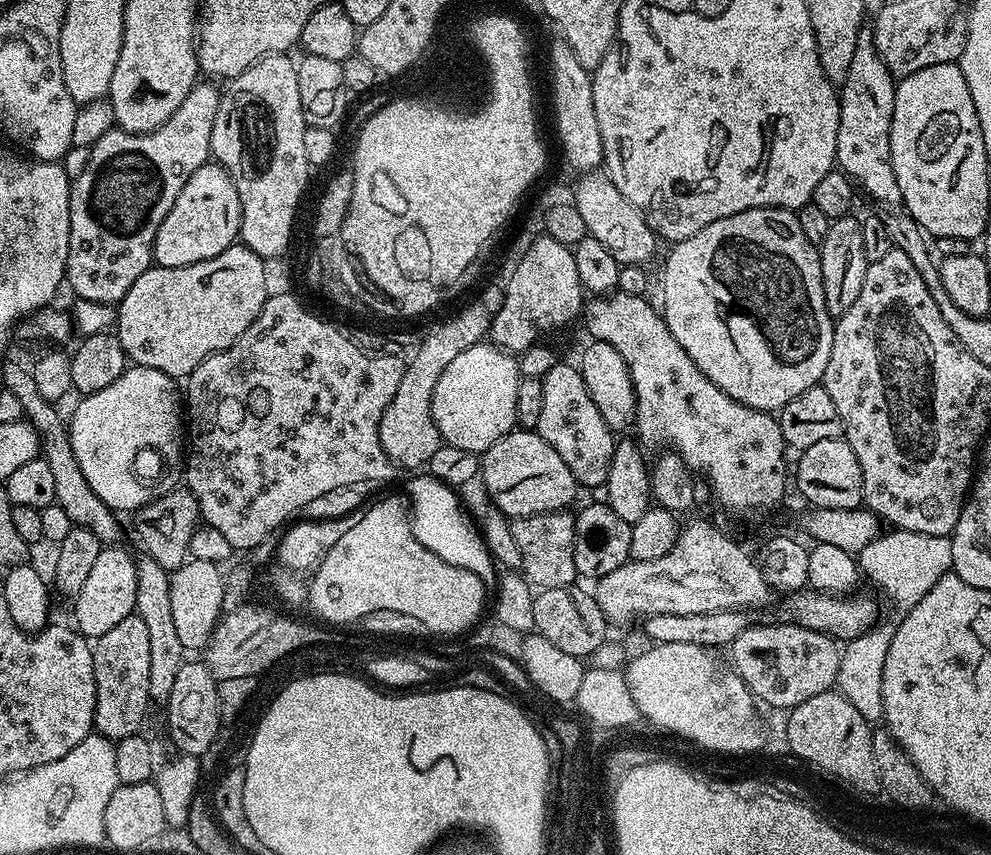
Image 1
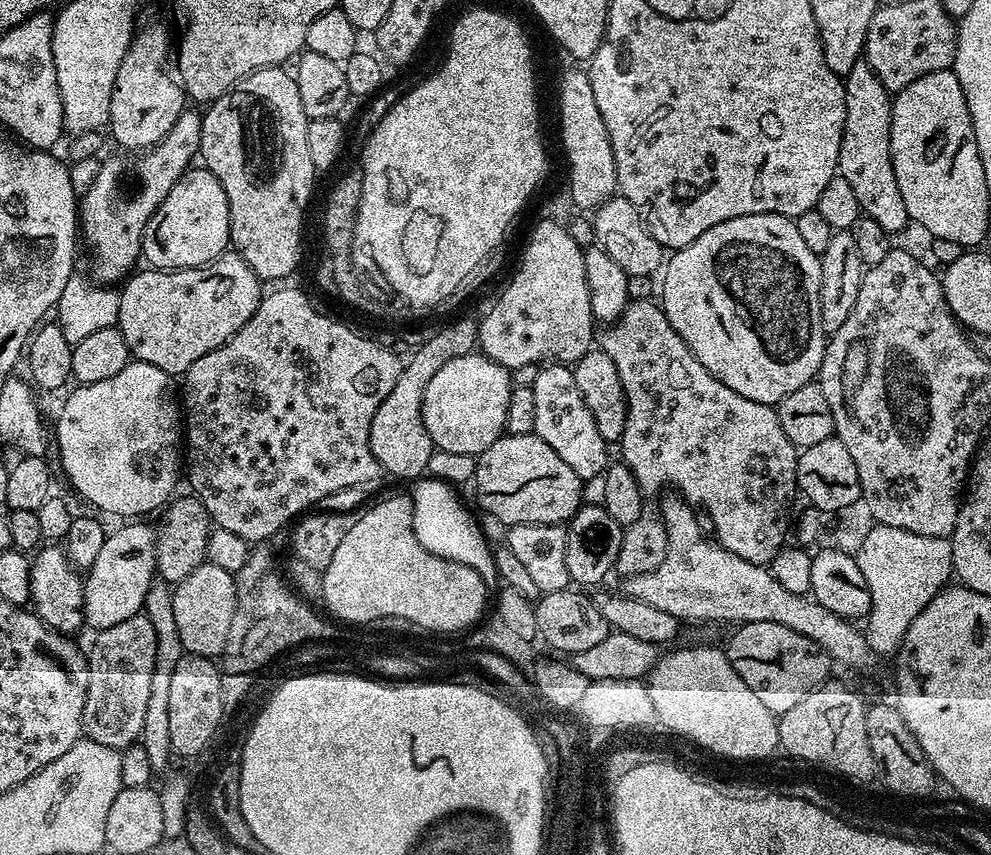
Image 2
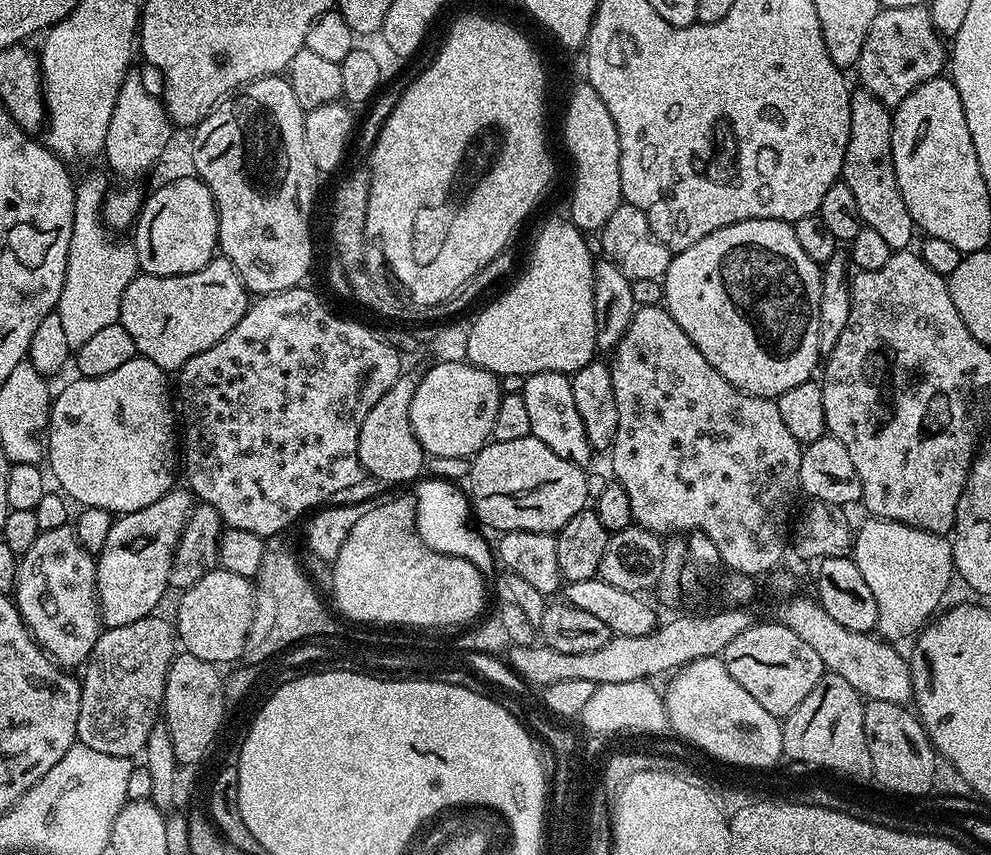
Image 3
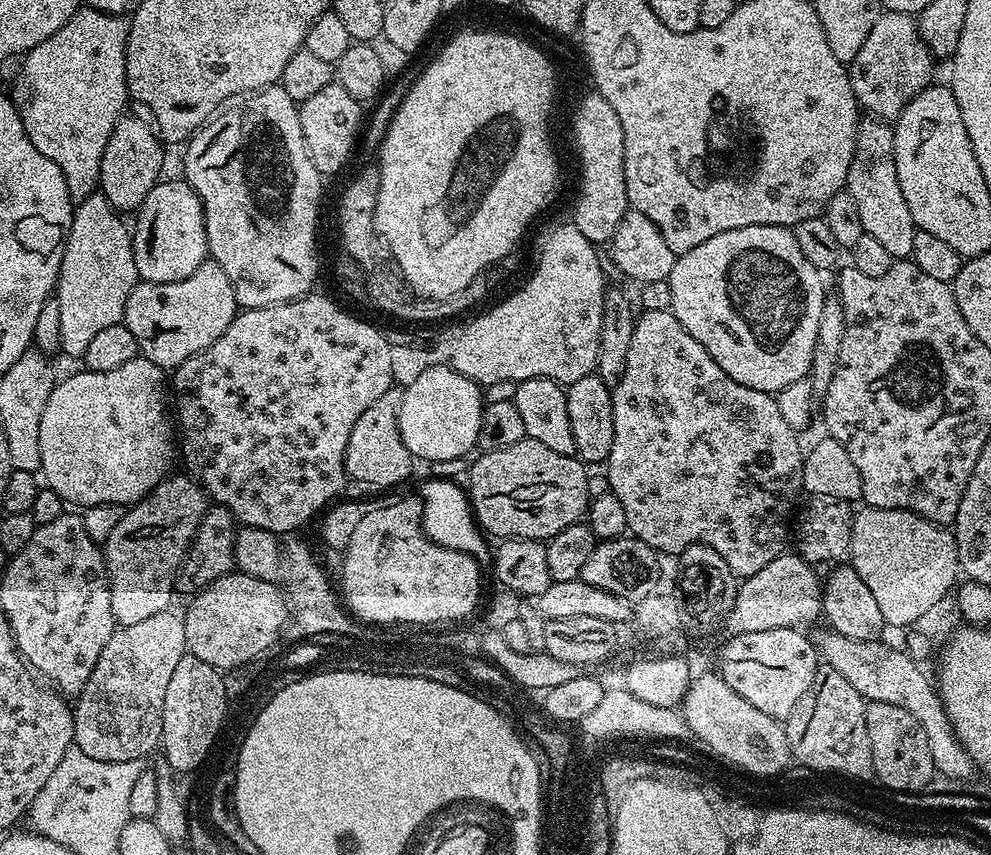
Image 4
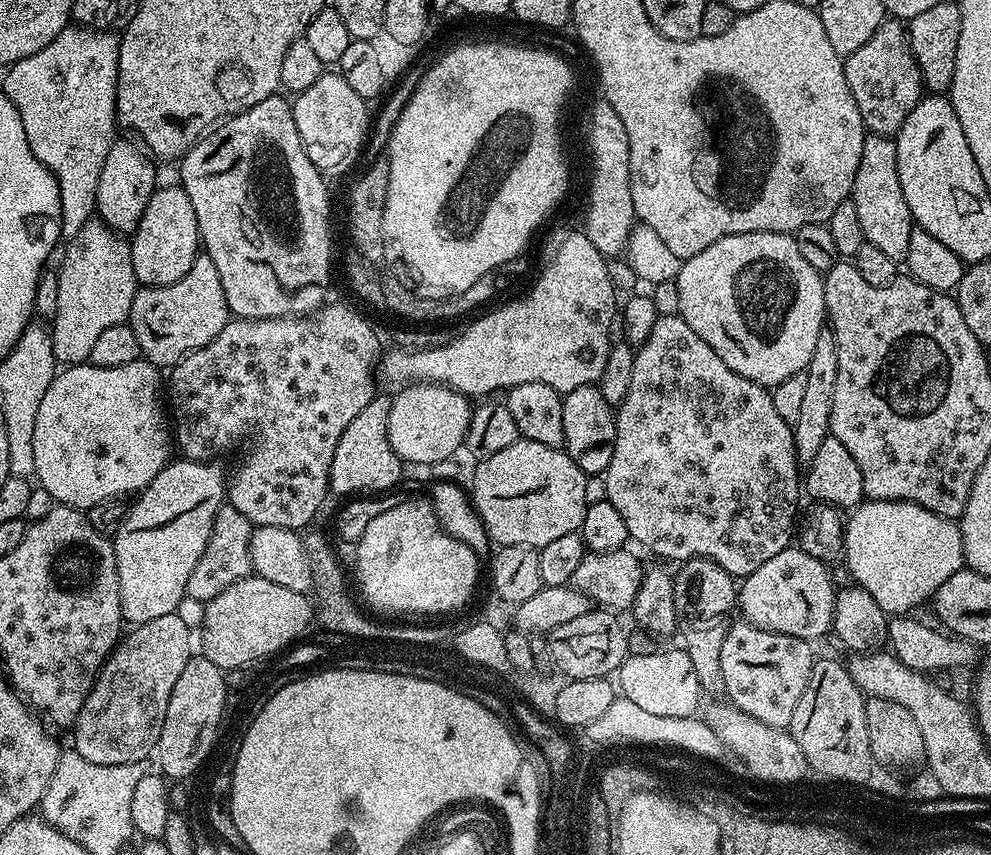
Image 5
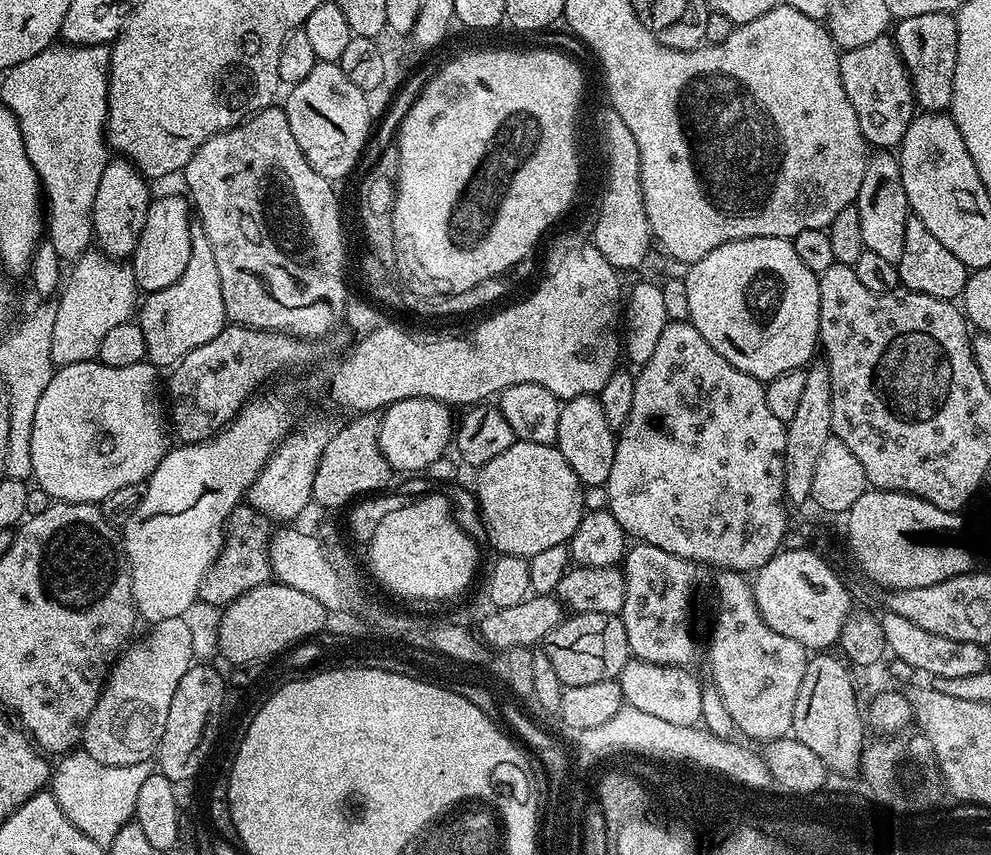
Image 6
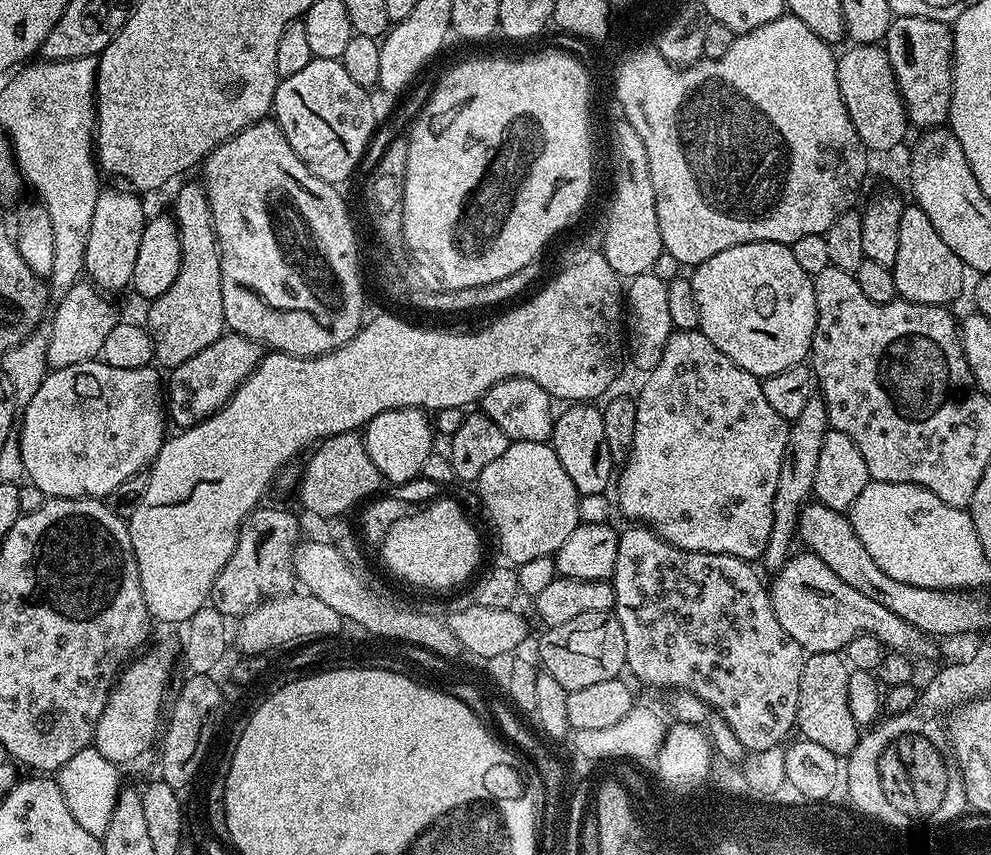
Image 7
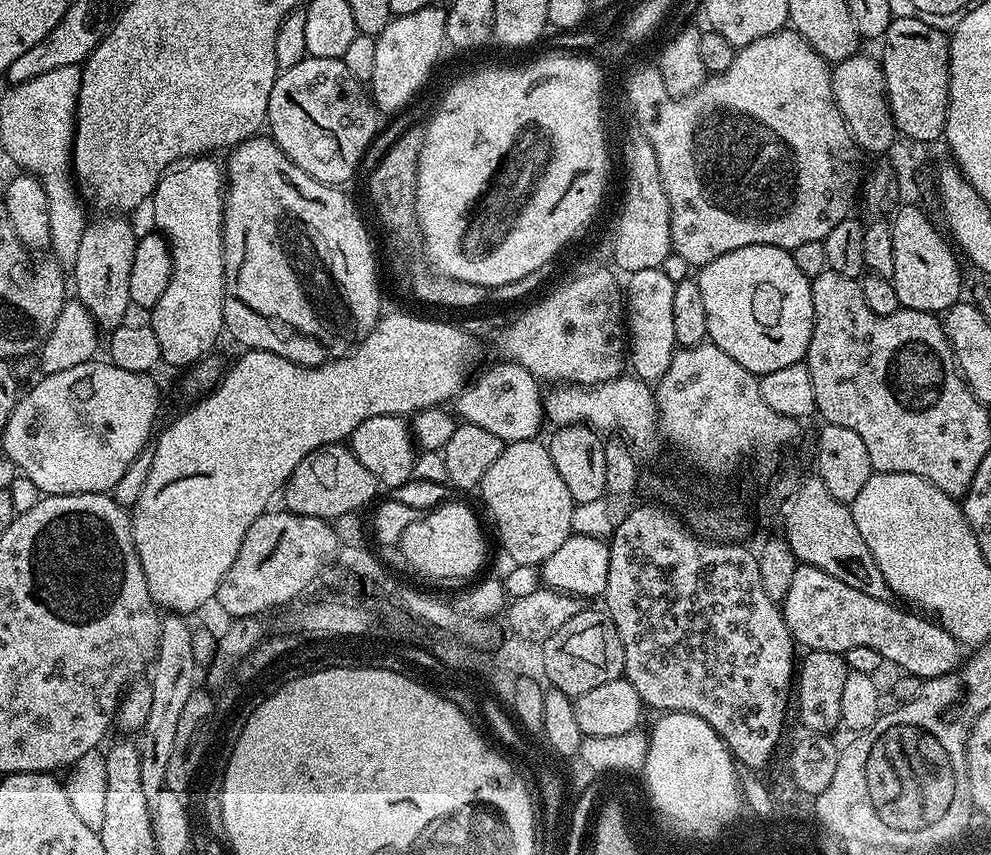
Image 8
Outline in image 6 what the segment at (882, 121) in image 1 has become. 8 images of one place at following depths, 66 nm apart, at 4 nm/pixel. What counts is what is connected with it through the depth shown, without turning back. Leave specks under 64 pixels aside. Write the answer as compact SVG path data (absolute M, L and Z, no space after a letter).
M877 151L869 159L854 206L858 210L858 218L862 225L862 242L865 249L899 265L910 209L906 190L902 190L900 161L891 151Z

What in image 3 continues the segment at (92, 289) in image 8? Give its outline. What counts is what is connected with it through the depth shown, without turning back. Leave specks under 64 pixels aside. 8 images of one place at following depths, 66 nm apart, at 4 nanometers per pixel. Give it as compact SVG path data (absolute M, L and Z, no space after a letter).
M129 74L120 87L118 102L114 102L114 114L110 114L110 130L106 130L102 156L108 159L107 171L113 177L121 176L128 180L124 182L136 182L132 180L146 175L148 168L154 167L163 158L172 131L174 125L168 119L163 103L148 93L147 86L135 74Z

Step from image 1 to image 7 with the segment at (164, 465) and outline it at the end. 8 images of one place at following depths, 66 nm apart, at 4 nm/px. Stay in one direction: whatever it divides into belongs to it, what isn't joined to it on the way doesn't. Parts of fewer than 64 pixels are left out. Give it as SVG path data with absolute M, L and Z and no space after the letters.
M97 358L78 362L78 366L66 366L65 368L54 368L44 377L42 386L38 386L38 394L30 398L30 402L23 405L22 415L18 420L18 439L22 450L22 462L24 463L24 476L38 490L42 490L45 497L57 500L79 500L81 498L107 498L110 490L122 486L132 476L139 476L156 459L158 450L163 446L166 439L164 424L166 425L166 388L162 383L162 376L155 372L155 367L149 366L138 370L118 370L118 366L110 366L103 360Z

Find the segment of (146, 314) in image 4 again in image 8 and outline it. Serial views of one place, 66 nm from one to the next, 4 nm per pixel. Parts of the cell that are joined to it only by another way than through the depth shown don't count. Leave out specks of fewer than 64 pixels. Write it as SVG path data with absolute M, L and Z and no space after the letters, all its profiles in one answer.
M192 158L161 176L150 197L152 220L172 249L170 286L150 310L160 359L187 369L213 351L224 327L224 194L226 172L216 158Z

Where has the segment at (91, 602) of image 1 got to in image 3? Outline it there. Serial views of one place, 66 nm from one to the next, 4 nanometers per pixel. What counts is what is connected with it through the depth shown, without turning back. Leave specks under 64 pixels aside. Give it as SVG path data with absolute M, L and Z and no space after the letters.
M173 487L158 502L146 506L137 512L123 513L119 518L113 519L112 529L102 550L95 557L96 561L96 597L100 603L100 623L105 629L127 626L130 622L153 615L159 606L162 594L167 590L170 578L172 556L180 541L182 530L188 521L188 515L194 507L194 497L191 491L183 487Z

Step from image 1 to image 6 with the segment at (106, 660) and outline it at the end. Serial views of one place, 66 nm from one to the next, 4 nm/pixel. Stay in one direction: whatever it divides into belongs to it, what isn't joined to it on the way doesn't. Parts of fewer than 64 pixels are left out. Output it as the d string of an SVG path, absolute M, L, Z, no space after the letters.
M183 616L157 620L151 628L146 636L136 643L133 641L117 657L109 669L100 698L83 726L82 750L106 765L137 765L140 761L149 761L157 753L178 682L194 662L192 637Z

